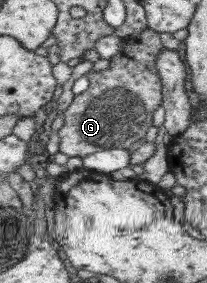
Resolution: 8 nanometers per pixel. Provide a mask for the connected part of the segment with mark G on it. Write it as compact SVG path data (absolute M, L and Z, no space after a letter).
M151 28L127 37L123 41L121 53L117 53L110 61L109 69L103 71L89 71L87 75L91 80L88 92L75 96L72 104L64 111L62 124L59 125L60 137L59 151L69 156L79 156L84 159L90 154L97 154L103 149L127 148L129 151L137 150L145 138L149 138L149 128L153 124L155 110L163 103L163 83L157 69L157 58L163 52L163 42L159 31Z

